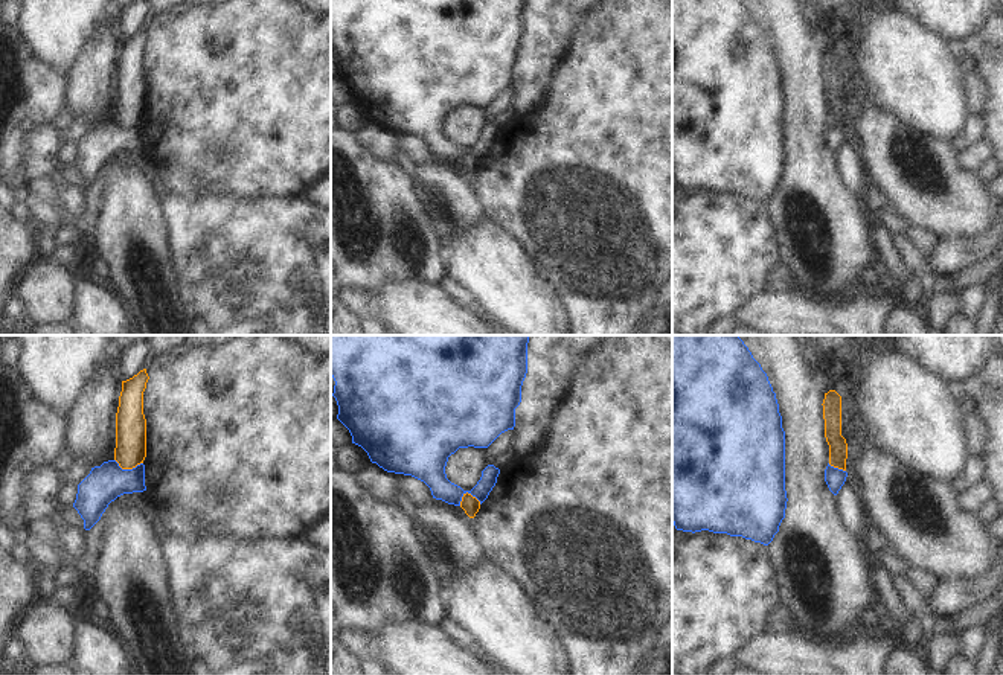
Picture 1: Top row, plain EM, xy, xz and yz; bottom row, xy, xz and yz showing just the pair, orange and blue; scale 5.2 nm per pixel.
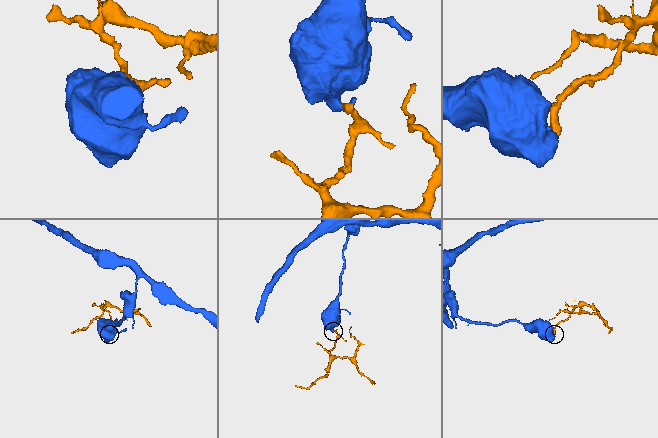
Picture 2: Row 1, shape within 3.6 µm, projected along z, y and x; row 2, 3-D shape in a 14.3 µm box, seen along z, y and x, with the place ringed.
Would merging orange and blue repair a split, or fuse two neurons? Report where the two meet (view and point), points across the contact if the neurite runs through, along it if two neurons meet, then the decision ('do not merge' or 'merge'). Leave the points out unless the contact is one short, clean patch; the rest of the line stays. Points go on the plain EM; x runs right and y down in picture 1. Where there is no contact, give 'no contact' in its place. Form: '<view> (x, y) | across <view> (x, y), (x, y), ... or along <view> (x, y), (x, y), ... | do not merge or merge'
xy (128, 127) | along xy (115, 118), (122, 127), (134, 127), (142, 122) | do not merge

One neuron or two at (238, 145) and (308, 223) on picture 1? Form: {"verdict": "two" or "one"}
{"verdict": "two"}

